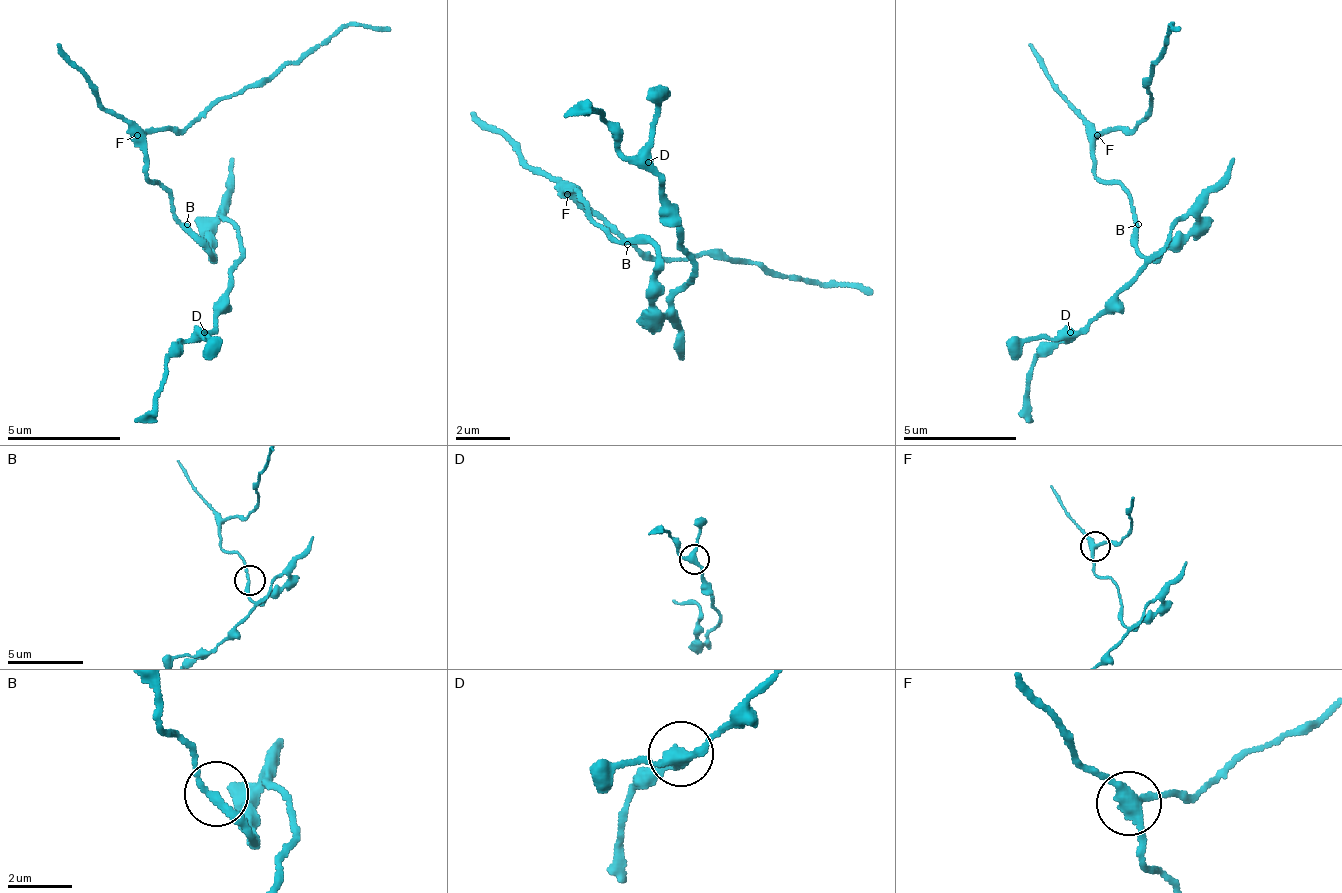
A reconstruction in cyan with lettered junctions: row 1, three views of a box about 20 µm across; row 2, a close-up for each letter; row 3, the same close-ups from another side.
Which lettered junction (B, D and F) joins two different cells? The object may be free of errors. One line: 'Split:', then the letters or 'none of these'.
Split: F

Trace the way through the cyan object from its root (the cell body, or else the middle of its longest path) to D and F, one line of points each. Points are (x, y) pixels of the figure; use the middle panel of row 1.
D: (620, 244), (654, 251), (661, 312), (689, 285), (695, 257), (648, 162)
F: (620, 244), (613, 237), (607, 237), (607, 230), (593, 216), (586, 196), (579, 189), (572, 189), (566, 196)

